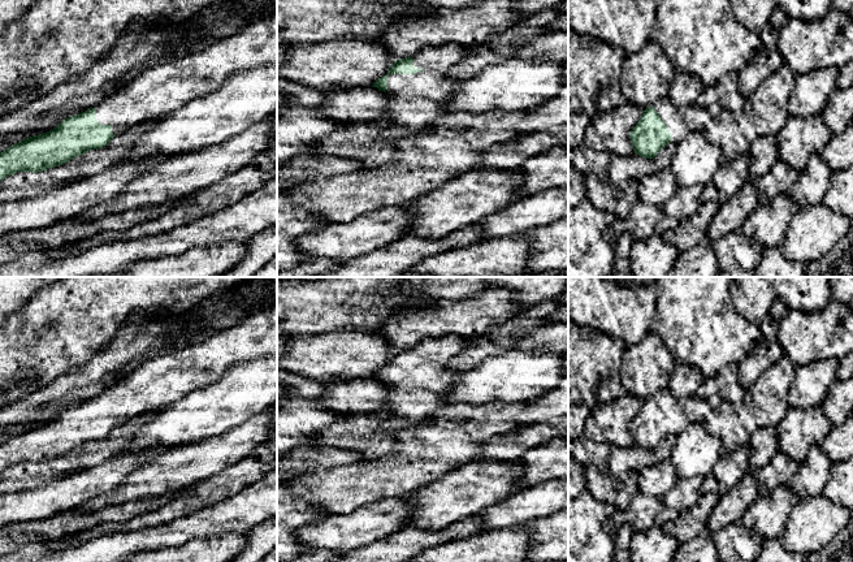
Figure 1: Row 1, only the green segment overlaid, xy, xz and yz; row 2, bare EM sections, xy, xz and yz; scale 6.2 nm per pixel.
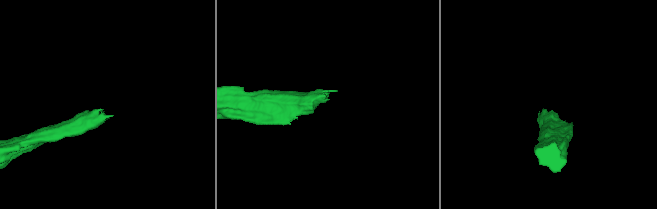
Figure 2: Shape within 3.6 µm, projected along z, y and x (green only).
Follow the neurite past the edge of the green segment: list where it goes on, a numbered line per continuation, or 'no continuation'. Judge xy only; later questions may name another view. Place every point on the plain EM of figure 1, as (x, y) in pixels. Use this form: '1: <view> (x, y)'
1: xy (159, 381)

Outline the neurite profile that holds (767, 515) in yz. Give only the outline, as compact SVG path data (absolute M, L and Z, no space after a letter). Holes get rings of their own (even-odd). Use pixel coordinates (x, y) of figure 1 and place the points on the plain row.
M780 485L768 496L759 496L744 513L741 522L763 540L781 539L796 500L788 485Z

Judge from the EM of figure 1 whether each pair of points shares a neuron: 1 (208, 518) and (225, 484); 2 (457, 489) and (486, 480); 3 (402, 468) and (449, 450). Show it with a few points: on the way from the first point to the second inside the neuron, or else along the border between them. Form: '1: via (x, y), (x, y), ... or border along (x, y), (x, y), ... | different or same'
1: border along (260, 479), (245, 485), (233, 495) | different
2: via (464, 489), (479, 484) | same
3: via (414, 465), (437, 459) | same

